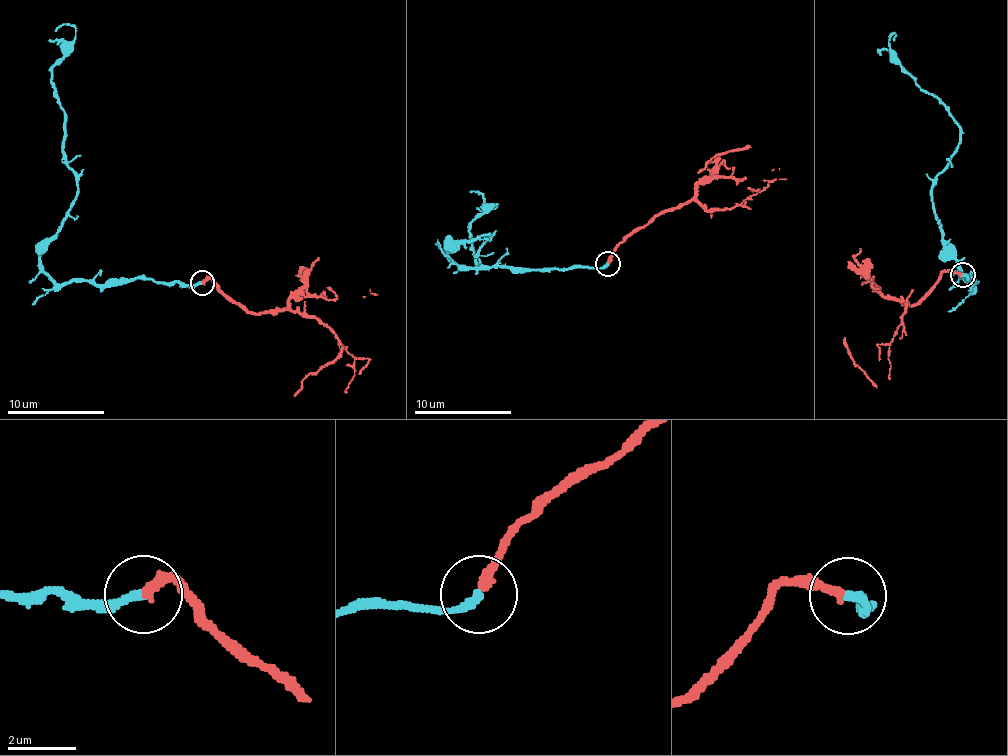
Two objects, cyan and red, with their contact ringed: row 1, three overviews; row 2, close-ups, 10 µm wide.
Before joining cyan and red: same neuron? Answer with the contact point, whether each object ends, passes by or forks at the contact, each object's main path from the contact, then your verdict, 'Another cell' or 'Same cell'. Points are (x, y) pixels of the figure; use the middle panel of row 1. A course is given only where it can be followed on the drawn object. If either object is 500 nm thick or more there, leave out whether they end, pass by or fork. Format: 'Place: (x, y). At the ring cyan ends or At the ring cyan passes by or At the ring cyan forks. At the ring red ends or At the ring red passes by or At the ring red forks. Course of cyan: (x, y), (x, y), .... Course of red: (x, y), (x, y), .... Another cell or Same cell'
Place: (607, 263). At the ring cyan ends. At the ring red ends. Course of cyan: (608, 263), (462, 268), (446, 256), (488, 234), (478, 267), (470, 224), (496, 203), (477, 208). Course of red: (608, 263), (665, 209), (723, 208), (774, 180), (764, 180), (747, 149), (715, 155), (697, 173). Same cell

